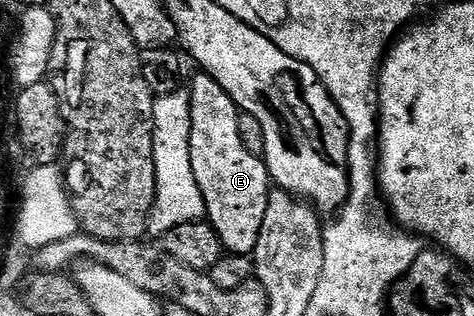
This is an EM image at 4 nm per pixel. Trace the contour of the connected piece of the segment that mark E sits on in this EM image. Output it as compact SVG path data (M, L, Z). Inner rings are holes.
M198 72L191 84L190 94L190 153L192 154L193 174L200 186L201 196L205 200L207 219L220 234L223 249L231 255L253 255L259 240L260 227L263 226L267 199L272 191L271 178L265 161L247 149L240 139L240 109L232 102L231 96L210 75Z

